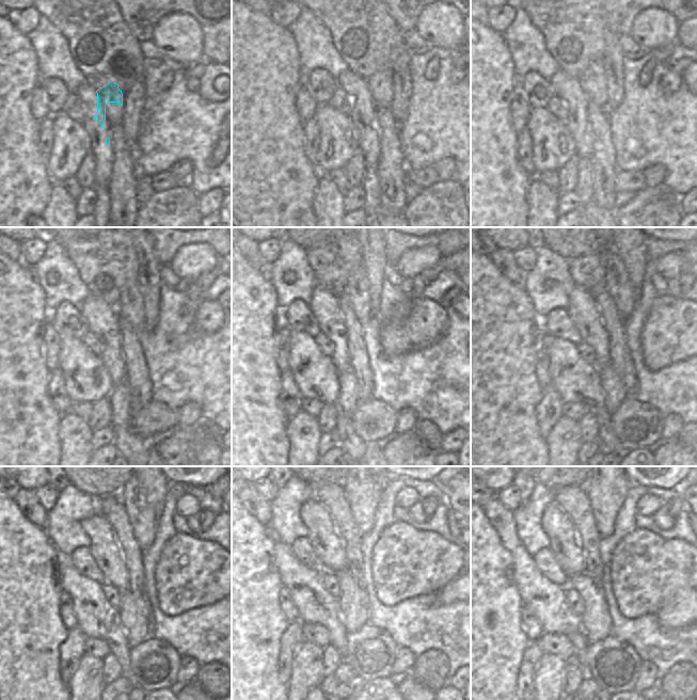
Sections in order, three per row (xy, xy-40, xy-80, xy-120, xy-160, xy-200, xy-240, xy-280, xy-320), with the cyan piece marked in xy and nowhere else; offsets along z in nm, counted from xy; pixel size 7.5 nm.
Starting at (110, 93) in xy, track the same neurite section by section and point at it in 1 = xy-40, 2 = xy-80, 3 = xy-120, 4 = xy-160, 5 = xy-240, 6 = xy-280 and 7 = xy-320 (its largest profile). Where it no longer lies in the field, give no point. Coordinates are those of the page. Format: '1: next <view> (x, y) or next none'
1: next xy-40 (337, 96)
2: next xy-80 (576, 93)
3: next xy-120 (90, 322)
4: next xy-160 (326, 306)
5: next xy-240 (83, 537)
6: next xy-280 (322, 537)
7: next xy-320 (565, 544)

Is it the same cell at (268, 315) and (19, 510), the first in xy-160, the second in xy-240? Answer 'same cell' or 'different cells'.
different cells

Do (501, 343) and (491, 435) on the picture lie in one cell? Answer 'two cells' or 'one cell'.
one cell

